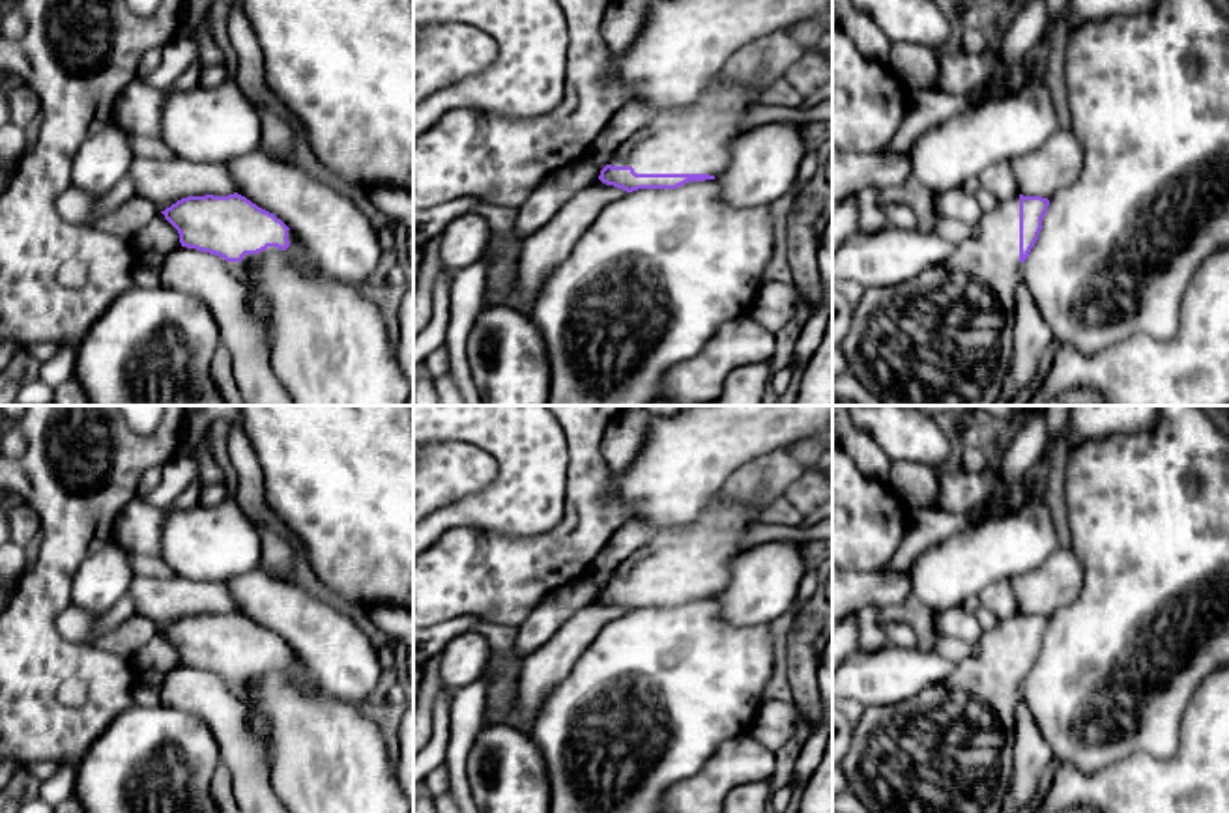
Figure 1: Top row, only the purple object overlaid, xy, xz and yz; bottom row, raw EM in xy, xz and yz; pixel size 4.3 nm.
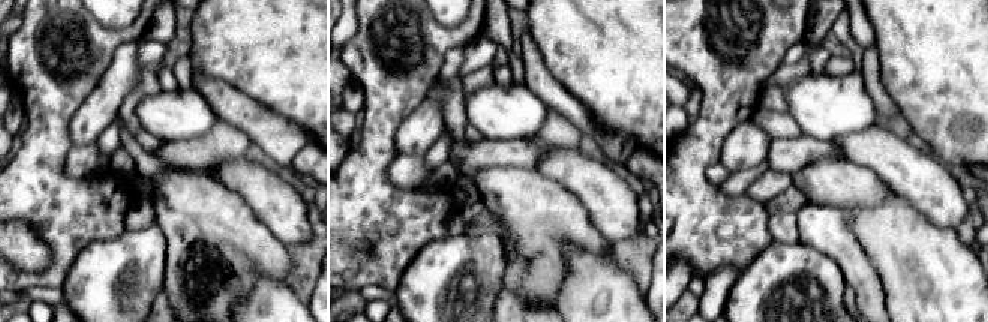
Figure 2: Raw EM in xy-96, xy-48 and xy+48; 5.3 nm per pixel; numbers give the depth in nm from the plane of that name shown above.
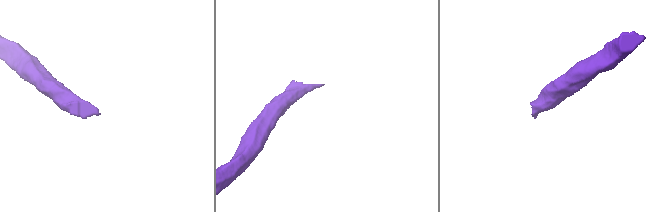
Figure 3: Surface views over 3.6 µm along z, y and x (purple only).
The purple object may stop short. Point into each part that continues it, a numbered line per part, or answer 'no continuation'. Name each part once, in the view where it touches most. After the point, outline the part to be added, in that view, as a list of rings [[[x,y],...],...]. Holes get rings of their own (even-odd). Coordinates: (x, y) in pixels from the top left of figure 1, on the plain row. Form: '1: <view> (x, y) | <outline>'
1: xz (693, 557) | [[[756,475],[737,477],[709,499],[694,521],[662,529],[651,542],[638,548],[612,574],[612,585],[632,585],[636,592],[709,592],[722,594],[731,581],[733,561],[750,549],[743,535],[761,525],[761,512],[754,508]]]

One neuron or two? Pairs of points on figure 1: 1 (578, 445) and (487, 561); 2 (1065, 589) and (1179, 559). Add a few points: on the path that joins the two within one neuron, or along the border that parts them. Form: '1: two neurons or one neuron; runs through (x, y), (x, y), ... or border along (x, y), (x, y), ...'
1: one neuron; runs through (582, 486), (582, 516), (537, 561), (528, 561)
2: two neurons; border along (1070, 546), (1082, 569), (1082, 589), (1050, 615)

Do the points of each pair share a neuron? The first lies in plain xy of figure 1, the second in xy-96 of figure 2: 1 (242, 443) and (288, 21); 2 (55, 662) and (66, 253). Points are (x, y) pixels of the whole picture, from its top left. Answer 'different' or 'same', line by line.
1: different
2: same

